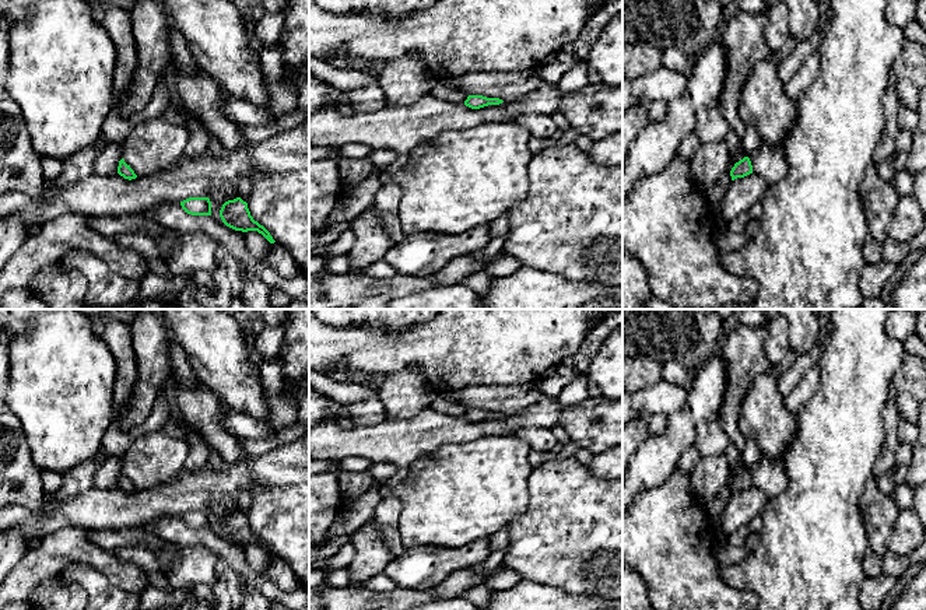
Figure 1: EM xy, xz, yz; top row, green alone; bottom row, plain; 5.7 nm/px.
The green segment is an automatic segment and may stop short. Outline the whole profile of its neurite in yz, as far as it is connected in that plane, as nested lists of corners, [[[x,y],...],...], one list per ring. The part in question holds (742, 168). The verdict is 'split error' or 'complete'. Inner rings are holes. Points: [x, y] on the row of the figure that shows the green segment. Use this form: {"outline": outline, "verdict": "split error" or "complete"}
{"outline": [[[744,157],[739,162],[736,162],[730,171],[732,180],[737,178],[744,178],[750,173],[753,173],[753,165],[748,157]]], "verdict": "complete"}

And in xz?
{"outline": [[[469,95],[467,99],[464,101],[464,105],[471,108],[471,109],[480,109],[488,105],[499,105],[504,101],[499,98],[487,98],[483,95]]], "verdict": "complete"}

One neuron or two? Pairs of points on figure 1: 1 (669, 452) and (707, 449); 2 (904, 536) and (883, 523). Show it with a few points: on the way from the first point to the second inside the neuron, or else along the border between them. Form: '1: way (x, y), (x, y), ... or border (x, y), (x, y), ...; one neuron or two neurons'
1: border (716, 421), (698, 424), (694, 445); two neurons
2: border (900, 511), (887, 550); two neurons

